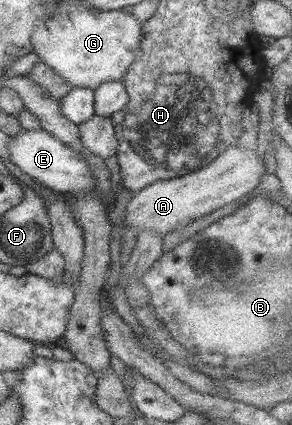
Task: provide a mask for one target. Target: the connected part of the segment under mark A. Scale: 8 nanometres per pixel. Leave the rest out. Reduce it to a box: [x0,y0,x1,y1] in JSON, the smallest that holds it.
[121,144,264,236]

